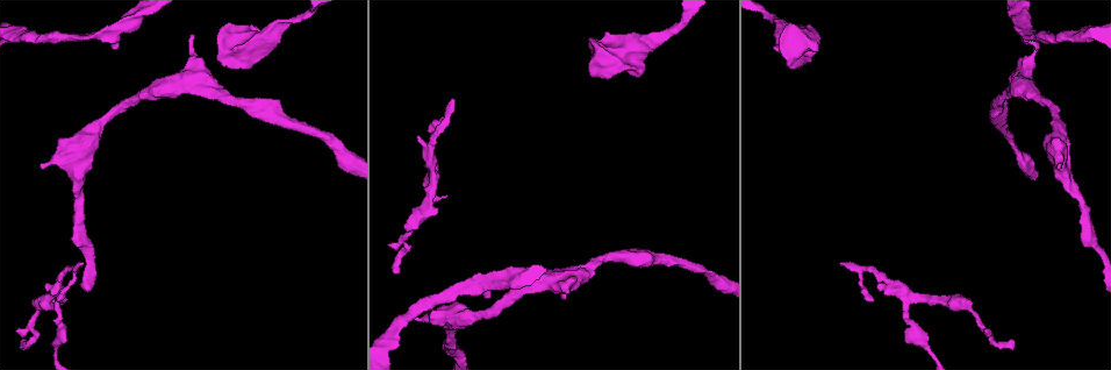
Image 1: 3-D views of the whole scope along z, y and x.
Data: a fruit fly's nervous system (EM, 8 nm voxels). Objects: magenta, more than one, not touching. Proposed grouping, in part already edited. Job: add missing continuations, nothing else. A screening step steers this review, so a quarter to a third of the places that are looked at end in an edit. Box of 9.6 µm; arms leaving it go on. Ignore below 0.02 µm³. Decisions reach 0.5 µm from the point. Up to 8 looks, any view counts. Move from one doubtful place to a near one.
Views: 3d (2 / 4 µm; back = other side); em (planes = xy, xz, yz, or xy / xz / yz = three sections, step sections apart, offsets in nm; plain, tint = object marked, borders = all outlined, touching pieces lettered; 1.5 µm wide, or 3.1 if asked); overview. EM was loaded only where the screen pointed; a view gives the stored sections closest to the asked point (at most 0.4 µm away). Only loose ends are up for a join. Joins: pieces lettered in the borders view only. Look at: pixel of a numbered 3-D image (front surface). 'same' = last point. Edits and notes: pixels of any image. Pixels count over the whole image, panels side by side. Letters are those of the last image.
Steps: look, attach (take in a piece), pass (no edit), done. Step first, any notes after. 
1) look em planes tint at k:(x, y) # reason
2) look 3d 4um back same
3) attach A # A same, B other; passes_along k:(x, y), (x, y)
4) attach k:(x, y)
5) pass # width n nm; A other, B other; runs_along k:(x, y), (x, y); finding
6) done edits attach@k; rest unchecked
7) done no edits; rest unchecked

look em planes plain at 1:(41, 168) # branch stops here

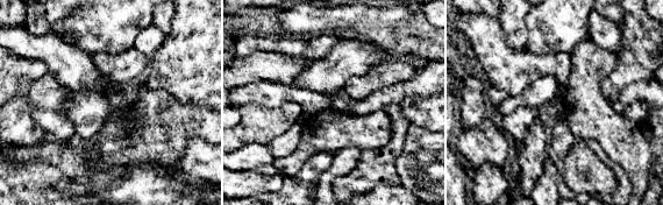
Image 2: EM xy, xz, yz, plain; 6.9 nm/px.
look em planes borders same # see the neighbours

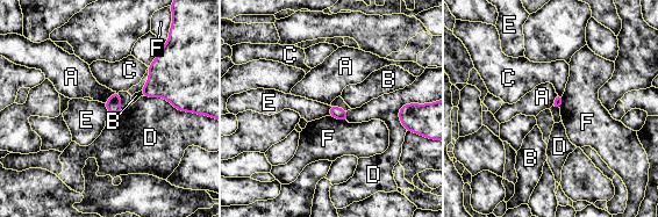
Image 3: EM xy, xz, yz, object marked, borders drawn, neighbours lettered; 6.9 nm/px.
pass # A other, B other, C other, D other, E other, F other; none of them fits

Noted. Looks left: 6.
look em planes borders at 1:(486, 298) # free end

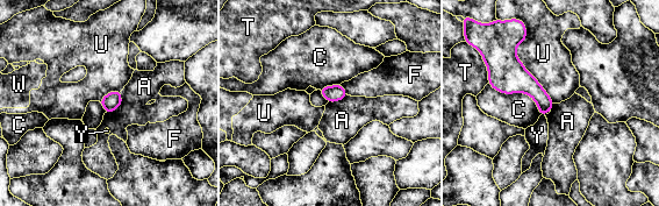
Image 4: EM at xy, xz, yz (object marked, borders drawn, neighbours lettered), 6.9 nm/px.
pass # A other, C other, F other, T other, U other, W other, Y other; no lettered piece goes on from it

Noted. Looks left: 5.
look 3d 4um at 1:(190, 37) # branch stops here

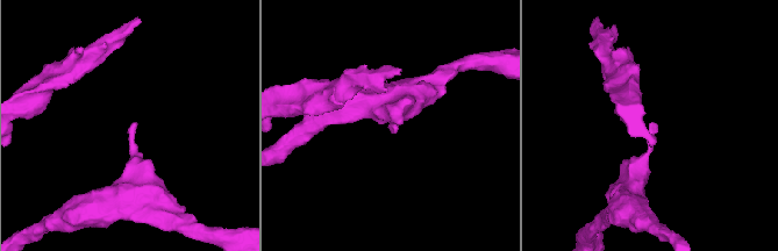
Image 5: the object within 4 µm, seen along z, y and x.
look em planes tint at 5:(653, 122) # now the EM

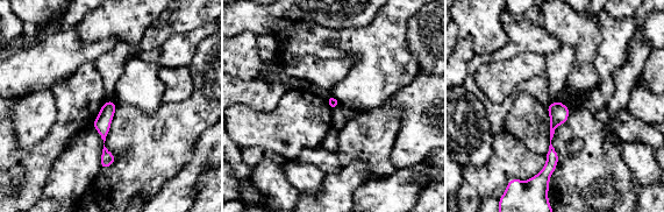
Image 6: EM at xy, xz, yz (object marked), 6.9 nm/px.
look em planes borders same

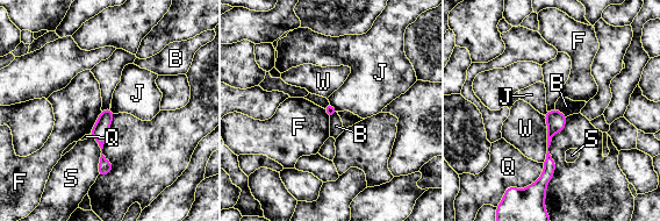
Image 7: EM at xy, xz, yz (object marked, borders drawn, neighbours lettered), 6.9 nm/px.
pass # B other, F other, J other, Q other, S other, W other; border 7:(554, 108), (566, 116); none of them fits

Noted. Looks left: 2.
done no edits; rest unchecked

